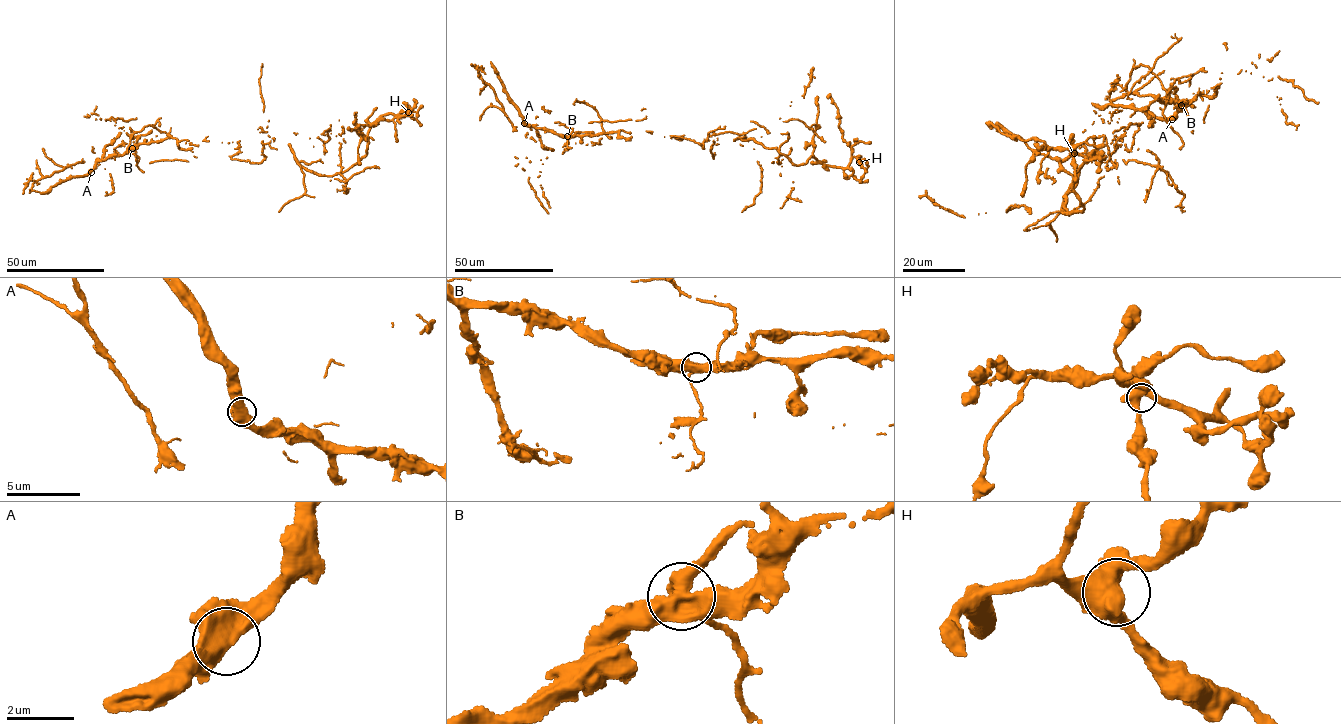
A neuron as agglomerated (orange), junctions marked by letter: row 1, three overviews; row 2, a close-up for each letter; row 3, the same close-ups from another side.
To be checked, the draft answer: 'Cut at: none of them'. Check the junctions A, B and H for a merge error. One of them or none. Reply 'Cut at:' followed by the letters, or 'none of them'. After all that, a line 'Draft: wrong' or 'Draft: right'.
Cut at: B
Draft: wrong

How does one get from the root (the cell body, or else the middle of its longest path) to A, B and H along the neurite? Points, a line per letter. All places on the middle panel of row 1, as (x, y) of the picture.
A: (678, 137), (650, 131), (630, 133), (622, 130), (562, 136), (524, 123)
B: (678, 137), (650, 131), (630, 133), (622, 130), (568, 136)
H: (678, 137), (703, 148), (708, 133), (725, 128), (796, 165), (813, 155), (830, 166), (859, 162)

